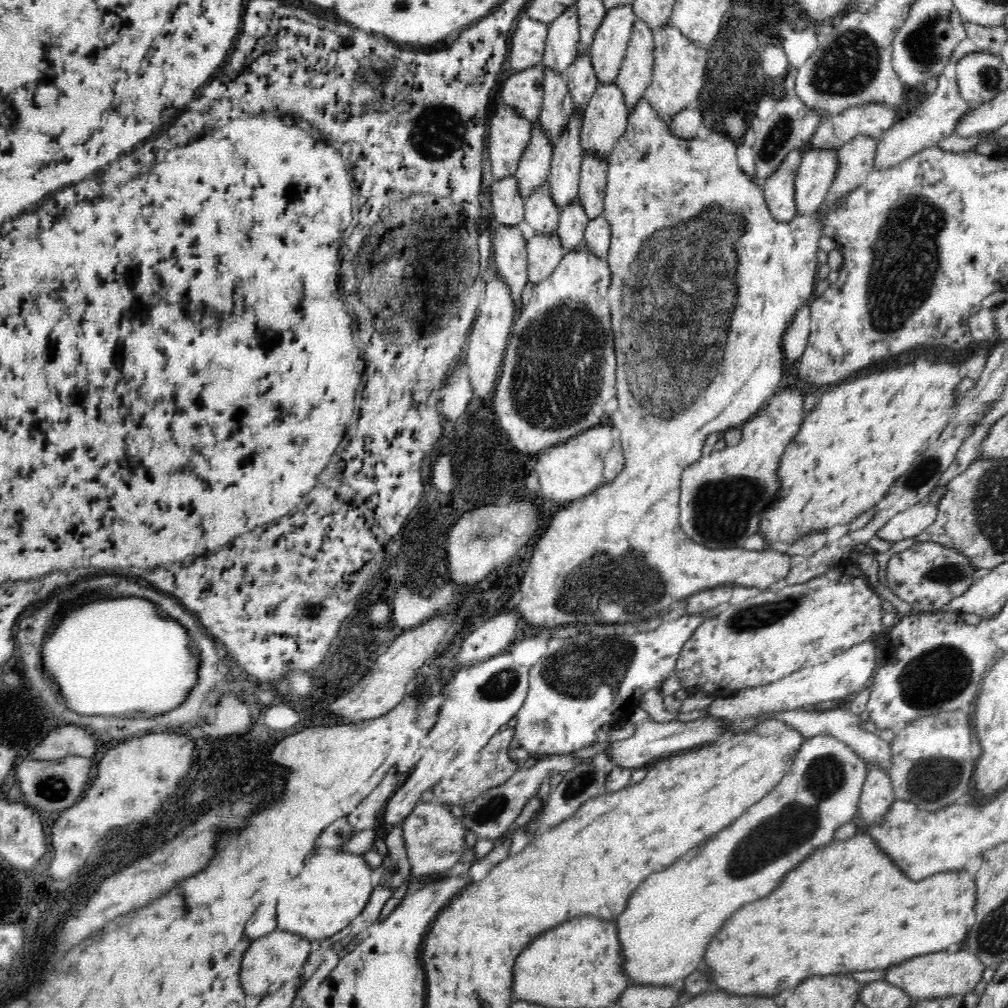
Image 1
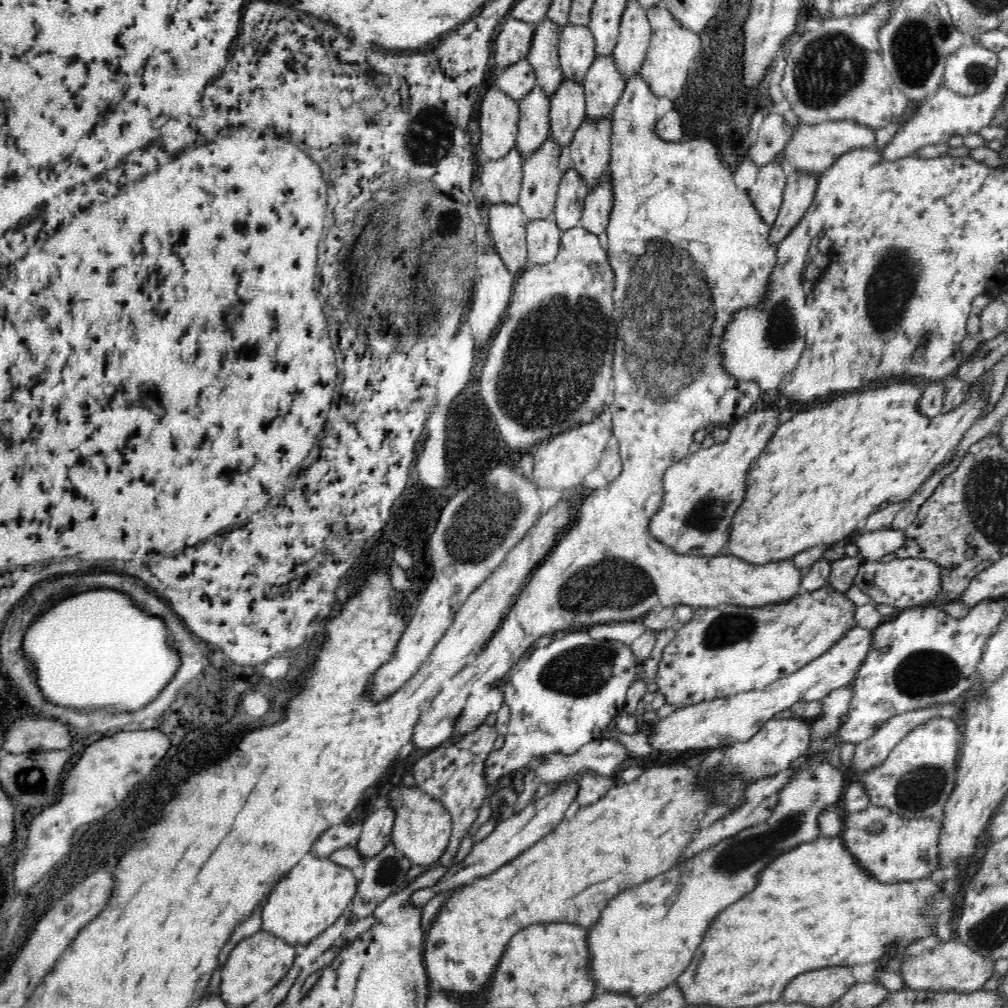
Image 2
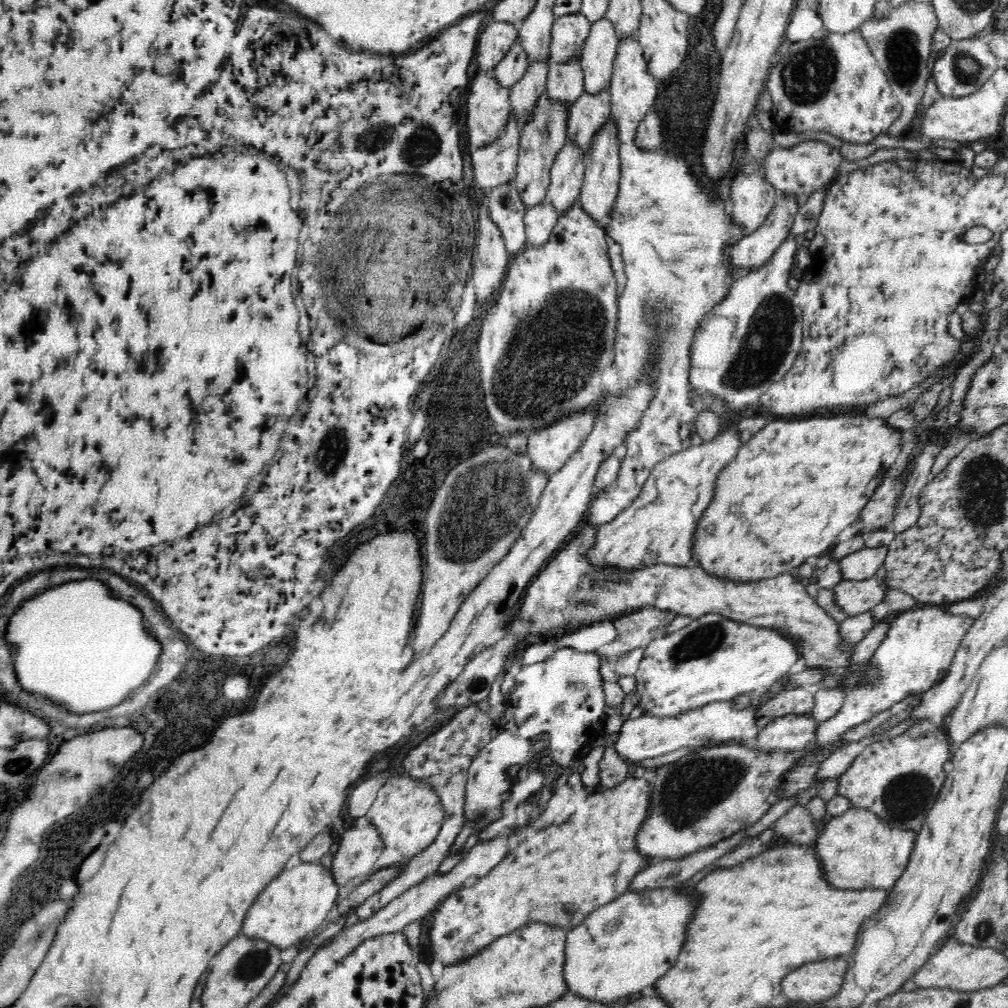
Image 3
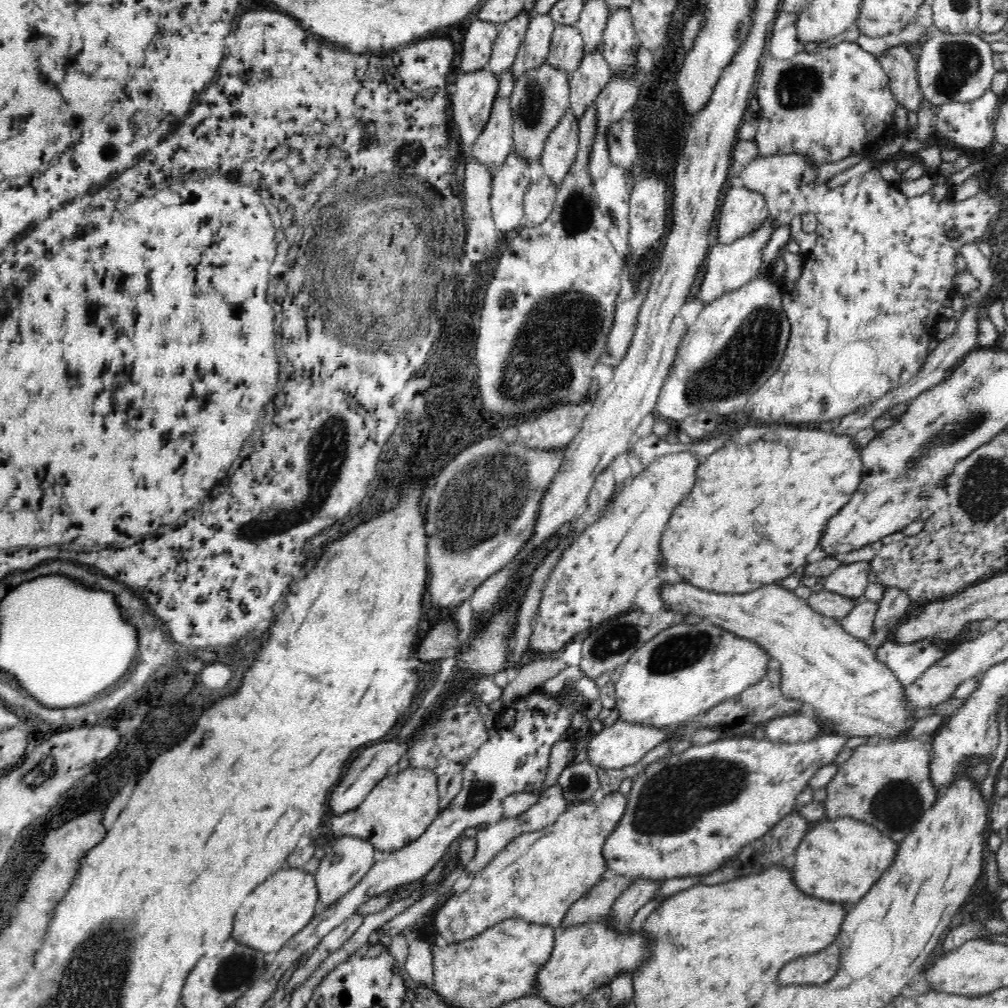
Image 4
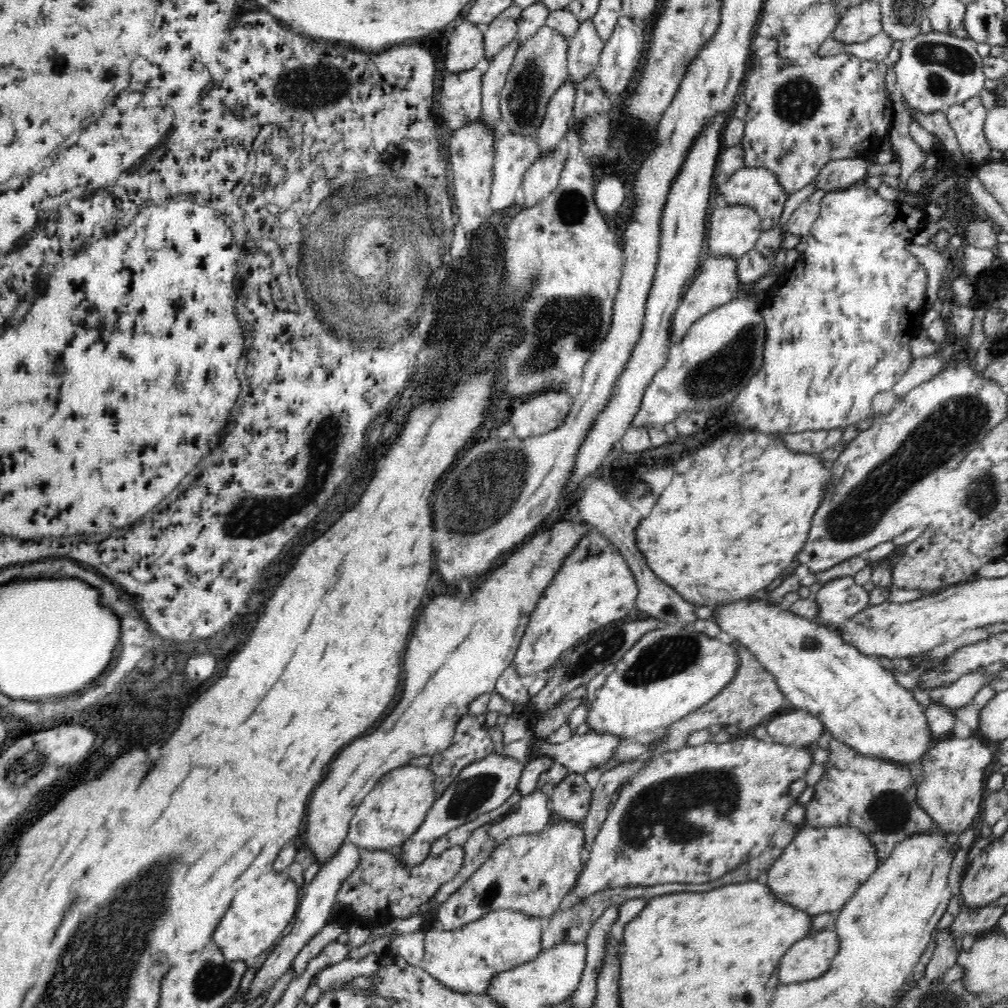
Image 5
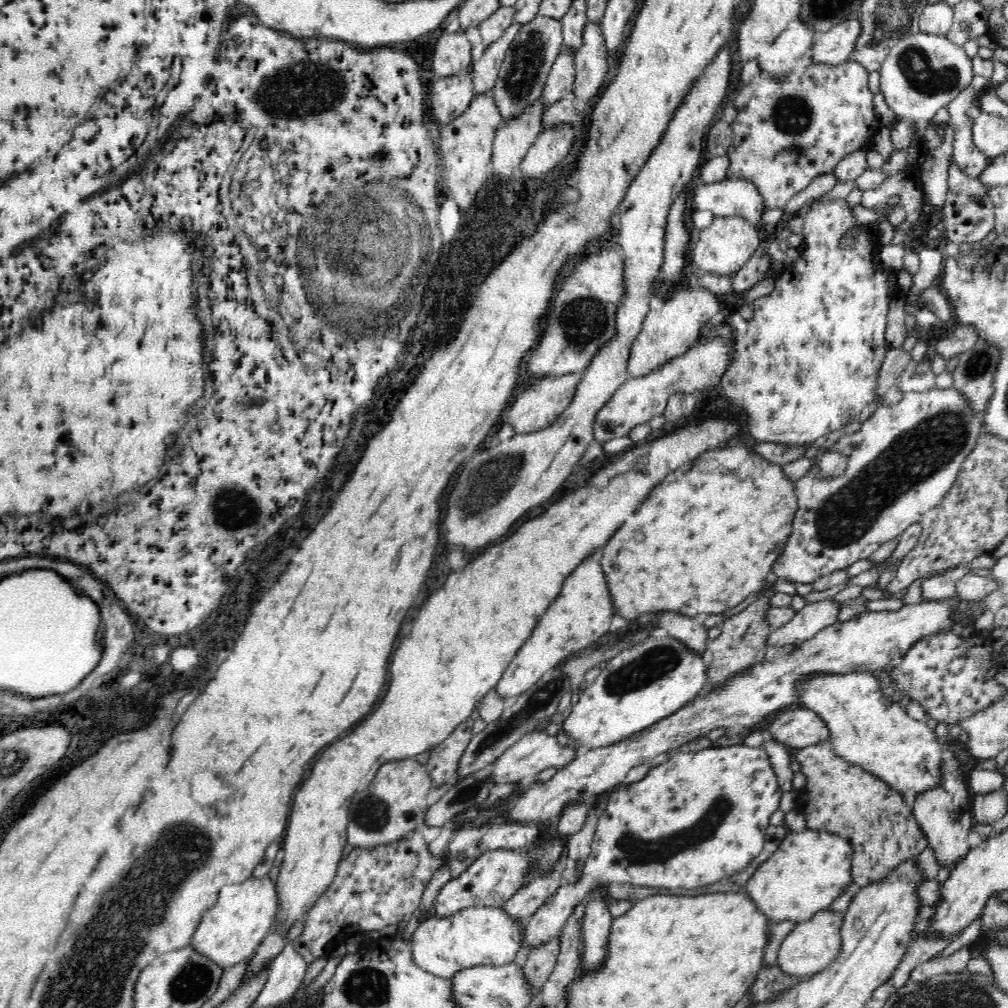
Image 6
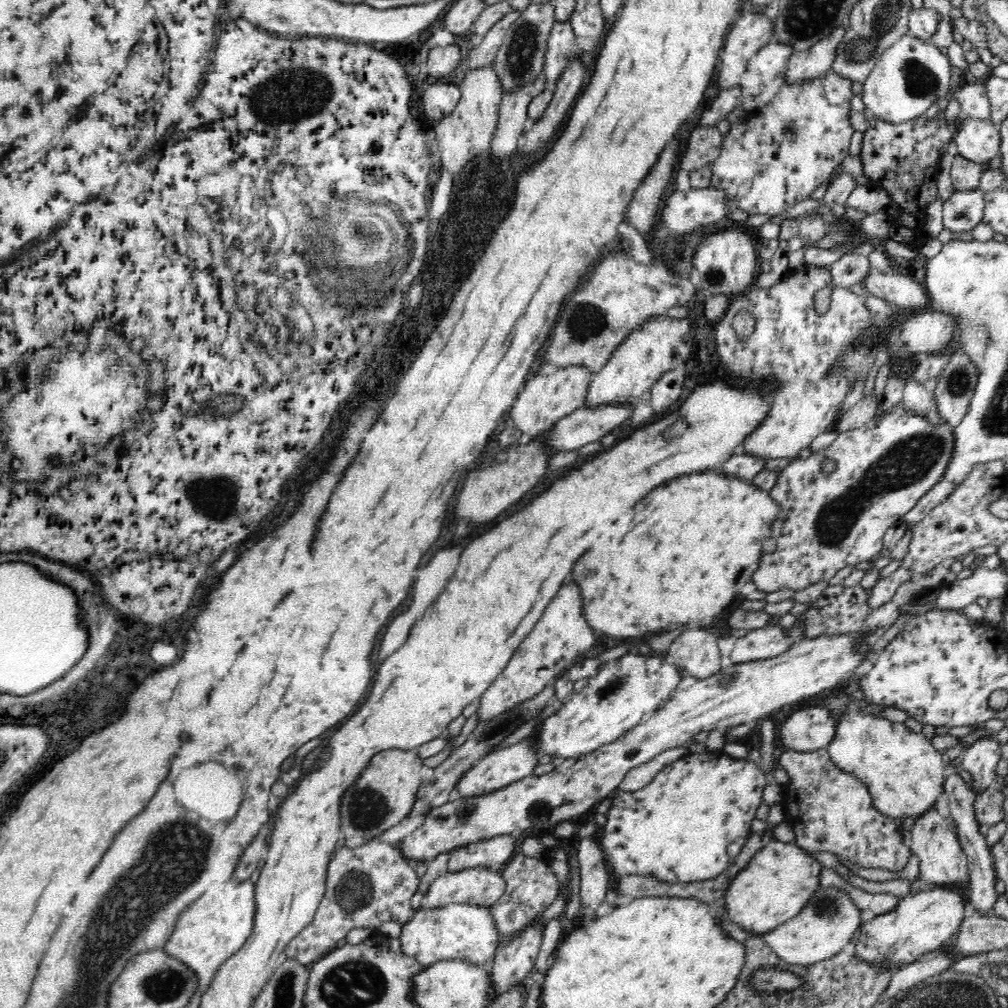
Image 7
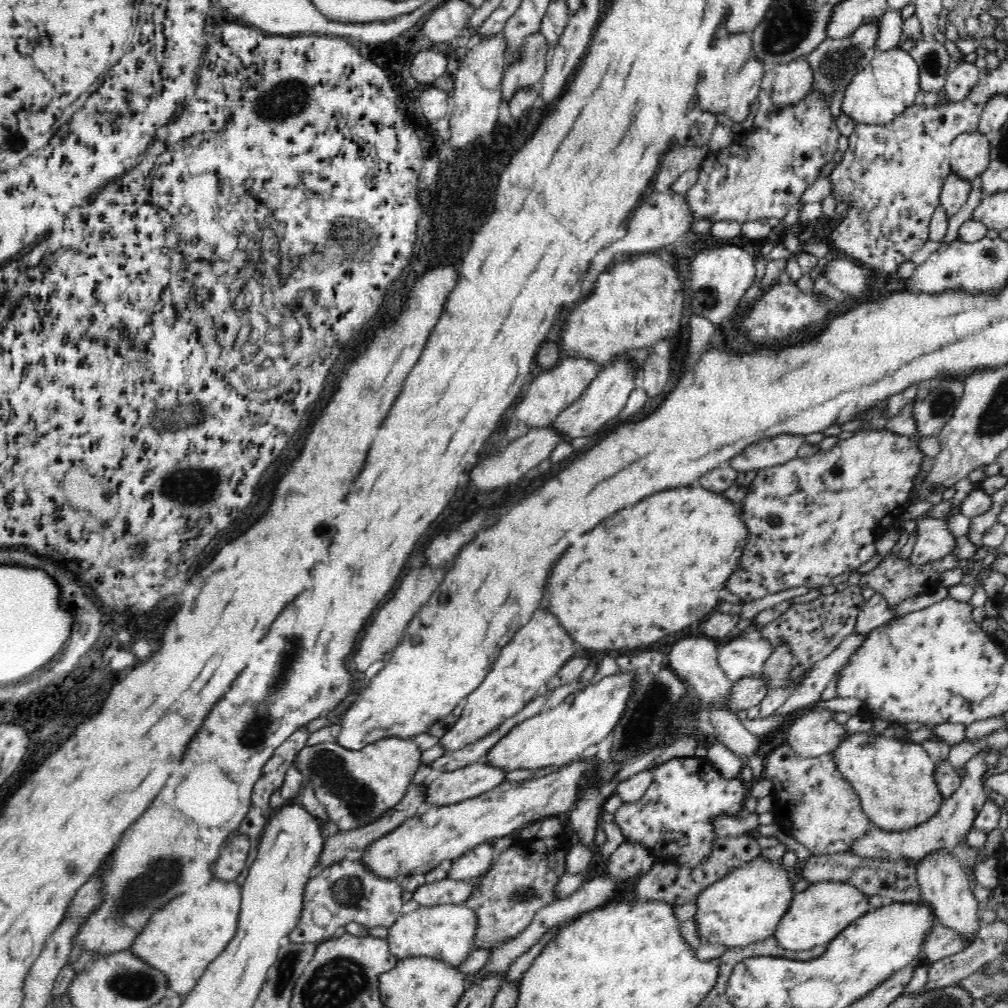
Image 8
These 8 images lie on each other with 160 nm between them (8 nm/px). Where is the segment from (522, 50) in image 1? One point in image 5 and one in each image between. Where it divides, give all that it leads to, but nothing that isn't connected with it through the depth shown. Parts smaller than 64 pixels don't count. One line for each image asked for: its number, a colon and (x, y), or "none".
2: (512, 43)
3: (493, 43)
4: (479, 38)
5: (465, 49)

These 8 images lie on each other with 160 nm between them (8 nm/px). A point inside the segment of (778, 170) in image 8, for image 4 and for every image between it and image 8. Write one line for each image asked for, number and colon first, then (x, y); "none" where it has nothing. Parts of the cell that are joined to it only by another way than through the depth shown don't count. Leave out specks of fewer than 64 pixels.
4: (826, 103)
5: (800, 117)
6: (819, 114)
7: (768, 163)

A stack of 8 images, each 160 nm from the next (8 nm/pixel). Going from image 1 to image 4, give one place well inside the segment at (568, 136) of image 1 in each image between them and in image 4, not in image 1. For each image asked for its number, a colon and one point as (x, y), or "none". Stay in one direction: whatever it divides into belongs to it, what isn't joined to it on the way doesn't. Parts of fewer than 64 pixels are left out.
2: (567, 110)
3: (565, 85)
4: (566, 49)

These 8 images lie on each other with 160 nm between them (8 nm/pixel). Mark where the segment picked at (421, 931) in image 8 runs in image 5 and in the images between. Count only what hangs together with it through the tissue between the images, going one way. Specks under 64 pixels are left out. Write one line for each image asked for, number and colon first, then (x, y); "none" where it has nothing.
5: (464, 960)
6: (476, 936)
7: (462, 932)

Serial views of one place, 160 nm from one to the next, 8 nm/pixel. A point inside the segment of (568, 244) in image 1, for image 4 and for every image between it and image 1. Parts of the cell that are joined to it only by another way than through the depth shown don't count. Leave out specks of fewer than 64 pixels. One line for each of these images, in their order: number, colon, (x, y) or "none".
2: (572, 191)
3: (566, 175)
4: (558, 155)

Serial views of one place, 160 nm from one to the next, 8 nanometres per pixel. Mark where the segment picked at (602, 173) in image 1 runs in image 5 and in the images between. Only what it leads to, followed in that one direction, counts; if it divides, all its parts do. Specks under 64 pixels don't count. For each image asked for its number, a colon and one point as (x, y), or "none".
2: (590, 151)
3: (588, 114)
4: (593, 75)
5: (584, 48)

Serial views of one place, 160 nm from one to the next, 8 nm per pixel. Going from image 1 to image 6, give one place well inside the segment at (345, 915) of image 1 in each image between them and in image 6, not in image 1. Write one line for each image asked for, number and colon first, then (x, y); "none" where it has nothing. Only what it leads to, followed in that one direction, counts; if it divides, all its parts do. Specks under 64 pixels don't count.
2: (317, 891)
3: (295, 905)
4: (282, 906)
5: (261, 912)
6: (231, 929)

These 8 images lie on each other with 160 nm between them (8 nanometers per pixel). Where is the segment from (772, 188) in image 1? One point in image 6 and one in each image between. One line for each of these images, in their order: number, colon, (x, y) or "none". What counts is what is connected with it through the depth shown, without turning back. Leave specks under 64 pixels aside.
2: (766, 193)
3: (754, 197)
4: (744, 211)
5: (733, 230)
6: (723, 247)

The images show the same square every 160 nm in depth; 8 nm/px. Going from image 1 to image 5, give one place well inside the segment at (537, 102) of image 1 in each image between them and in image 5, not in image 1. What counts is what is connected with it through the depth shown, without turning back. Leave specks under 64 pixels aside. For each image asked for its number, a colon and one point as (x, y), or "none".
2: (517, 81)
3: (509, 71)
4: (510, 36)
5: (501, 31)

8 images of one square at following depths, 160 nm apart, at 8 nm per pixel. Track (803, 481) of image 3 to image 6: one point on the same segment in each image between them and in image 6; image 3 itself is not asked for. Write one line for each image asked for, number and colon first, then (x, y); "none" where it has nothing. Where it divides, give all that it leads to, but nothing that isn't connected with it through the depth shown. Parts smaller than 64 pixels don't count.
4: (760, 505)
5: (736, 513)
6: (704, 540)

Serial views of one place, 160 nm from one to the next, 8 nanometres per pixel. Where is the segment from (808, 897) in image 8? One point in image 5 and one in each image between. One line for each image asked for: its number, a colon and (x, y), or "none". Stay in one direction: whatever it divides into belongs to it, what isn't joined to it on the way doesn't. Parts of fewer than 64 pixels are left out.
5: (809, 958)
6: (812, 945)
7: (828, 922)

